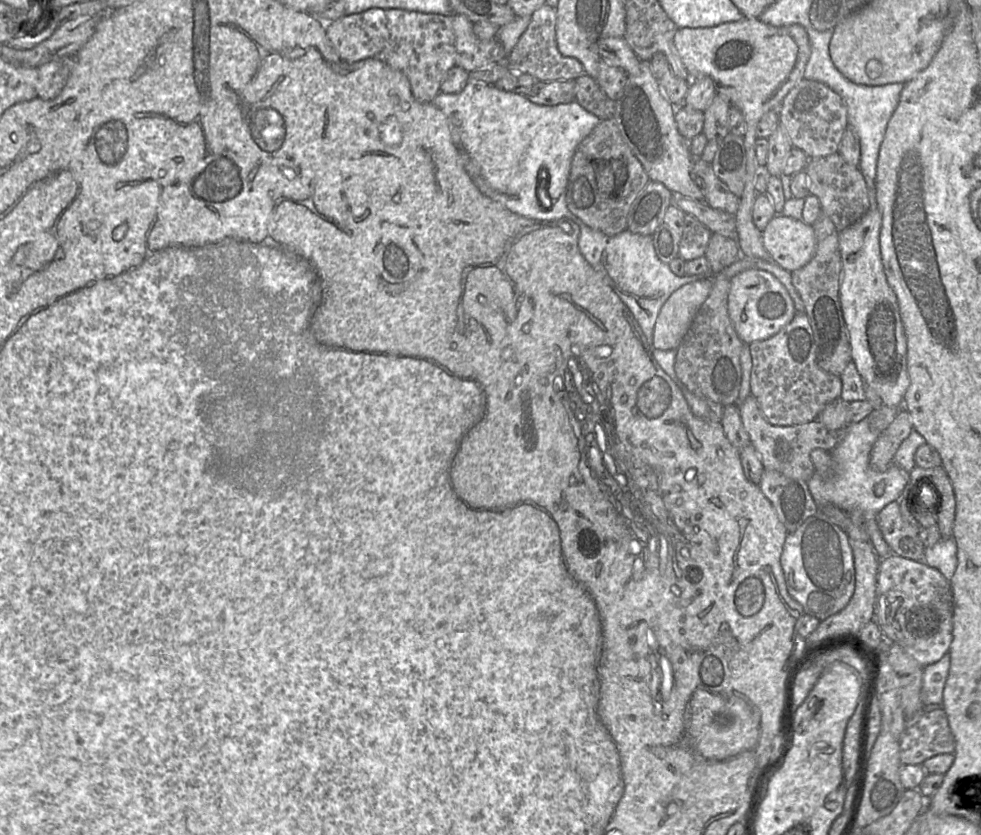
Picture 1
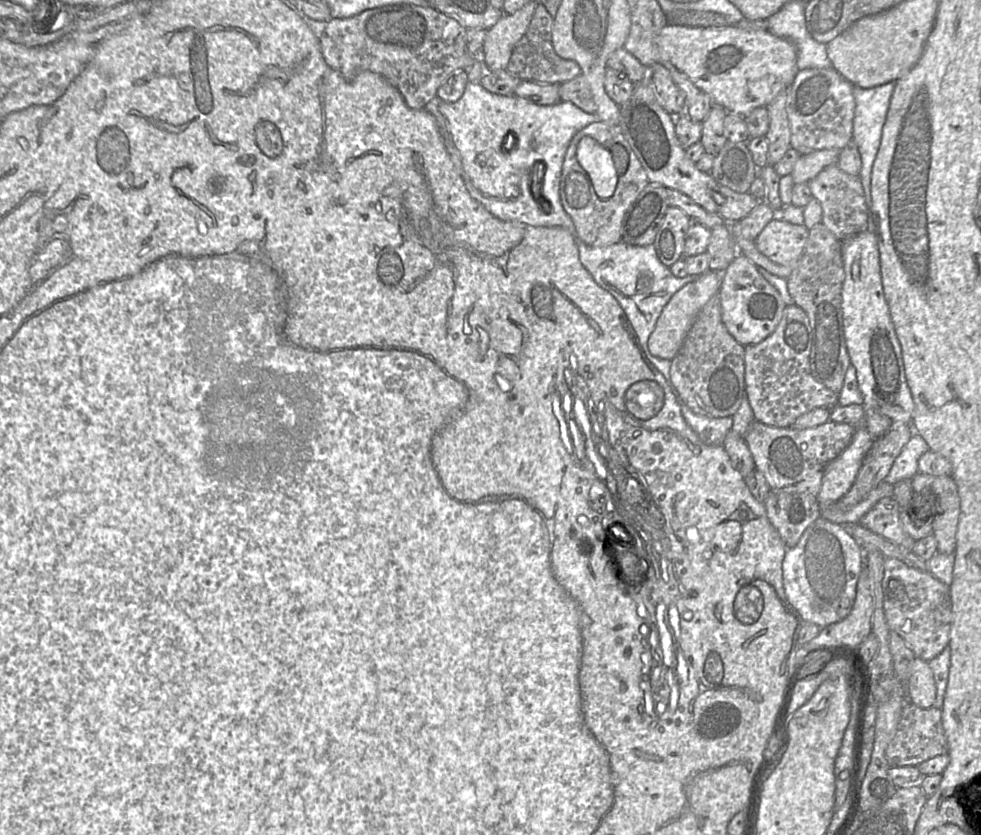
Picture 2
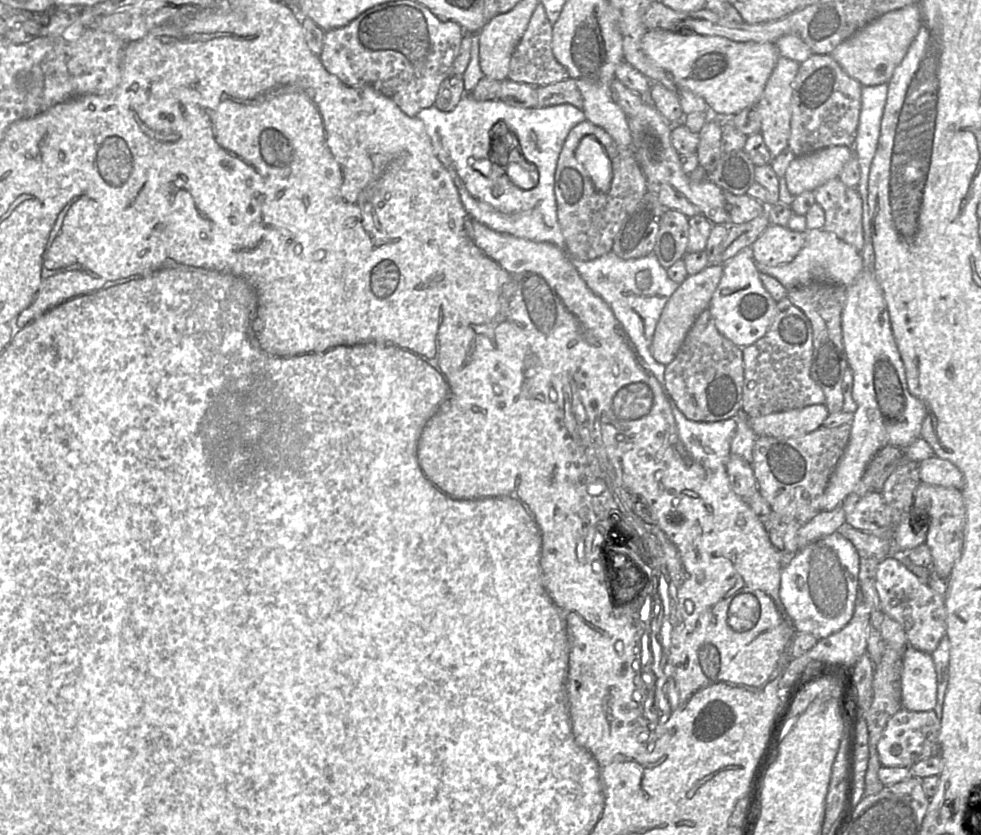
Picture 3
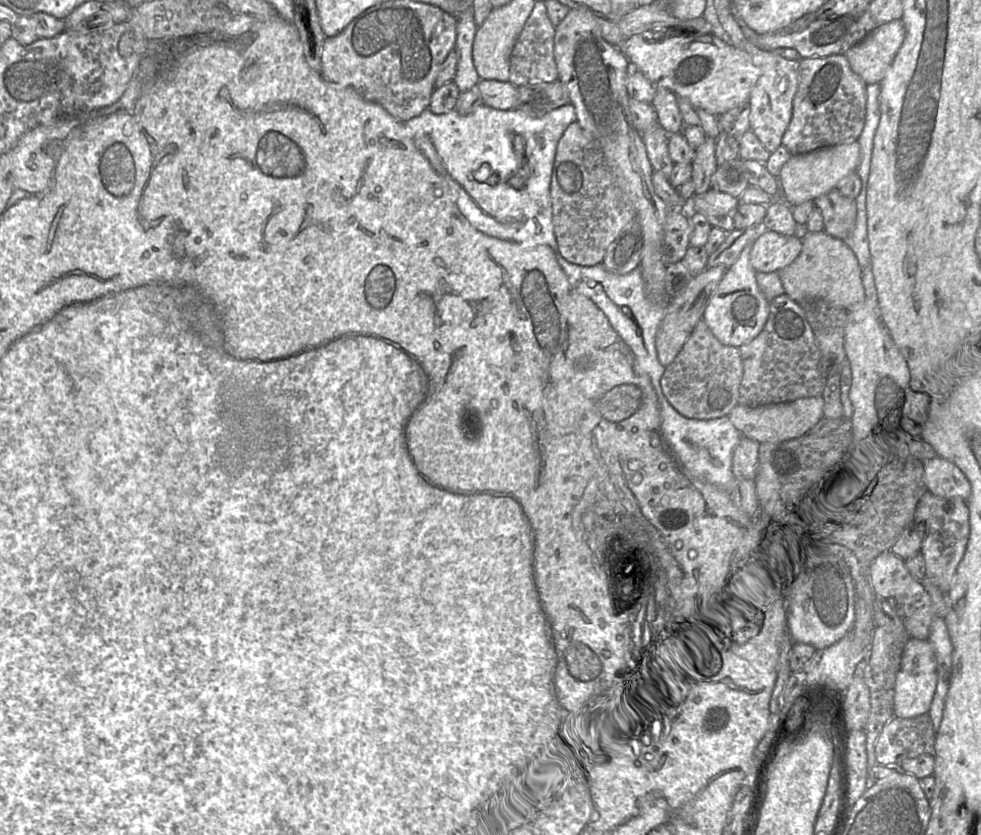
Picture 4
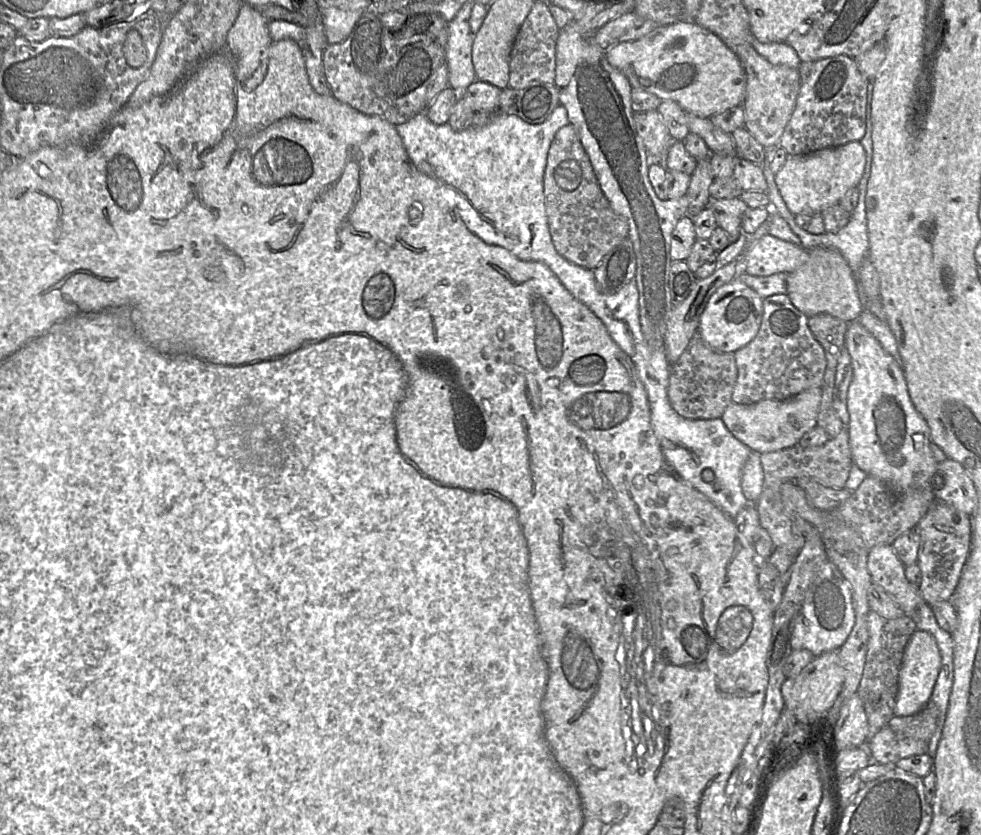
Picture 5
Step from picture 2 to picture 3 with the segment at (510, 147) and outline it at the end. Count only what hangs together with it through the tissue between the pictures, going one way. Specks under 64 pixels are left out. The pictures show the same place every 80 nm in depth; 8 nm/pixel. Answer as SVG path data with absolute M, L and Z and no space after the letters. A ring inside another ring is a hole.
M472 33L471 38L470 60L462 74L465 90L462 99L448 112L432 105L414 117L423 122L435 156L449 172L461 203L472 218L494 231L534 242L548 242L564 249L554 193L555 171L567 135L575 125L586 120L585 114L571 104L522 108L499 99L476 101L470 92L484 75L479 65L478 33Z

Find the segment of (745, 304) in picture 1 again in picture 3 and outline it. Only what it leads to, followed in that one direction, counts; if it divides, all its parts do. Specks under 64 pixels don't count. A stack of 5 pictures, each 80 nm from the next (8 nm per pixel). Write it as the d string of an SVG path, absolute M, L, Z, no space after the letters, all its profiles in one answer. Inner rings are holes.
M751 249L739 252L723 265L723 269L723 275L712 295L708 309L720 334L736 346L744 348L765 335L775 317L777 302L761 282Z

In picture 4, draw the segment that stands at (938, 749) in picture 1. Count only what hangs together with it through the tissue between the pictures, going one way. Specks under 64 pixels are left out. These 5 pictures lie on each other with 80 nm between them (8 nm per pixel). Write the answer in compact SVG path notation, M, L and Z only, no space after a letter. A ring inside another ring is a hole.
M930 716L893 717L883 727L876 742L876 760L881 765L900 767L906 760L924 754L934 756L936 732Z

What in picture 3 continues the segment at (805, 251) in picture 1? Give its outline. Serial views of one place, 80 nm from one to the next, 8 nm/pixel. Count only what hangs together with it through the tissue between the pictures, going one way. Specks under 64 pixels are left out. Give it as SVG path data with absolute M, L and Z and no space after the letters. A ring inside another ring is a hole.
M770 224L751 246L757 265L779 266L791 263L802 249L805 233Z

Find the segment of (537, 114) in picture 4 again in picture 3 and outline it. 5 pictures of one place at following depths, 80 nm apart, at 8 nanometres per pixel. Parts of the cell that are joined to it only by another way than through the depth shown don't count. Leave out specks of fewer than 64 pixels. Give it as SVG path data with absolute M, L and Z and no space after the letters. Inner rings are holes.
M571 78L546 86L534 86L537 94L537 107L571 104L583 108L583 97L575 81Z

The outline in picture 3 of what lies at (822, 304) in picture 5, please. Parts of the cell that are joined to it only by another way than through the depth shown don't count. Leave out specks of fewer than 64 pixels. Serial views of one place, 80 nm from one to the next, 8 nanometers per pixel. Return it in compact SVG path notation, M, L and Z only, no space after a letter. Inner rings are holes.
M824 229L808 230L805 242L795 259L789 264L779 266L757 265L760 273L776 278L787 290L813 283L830 283L846 288L850 286L863 270L860 252L834 233Z

